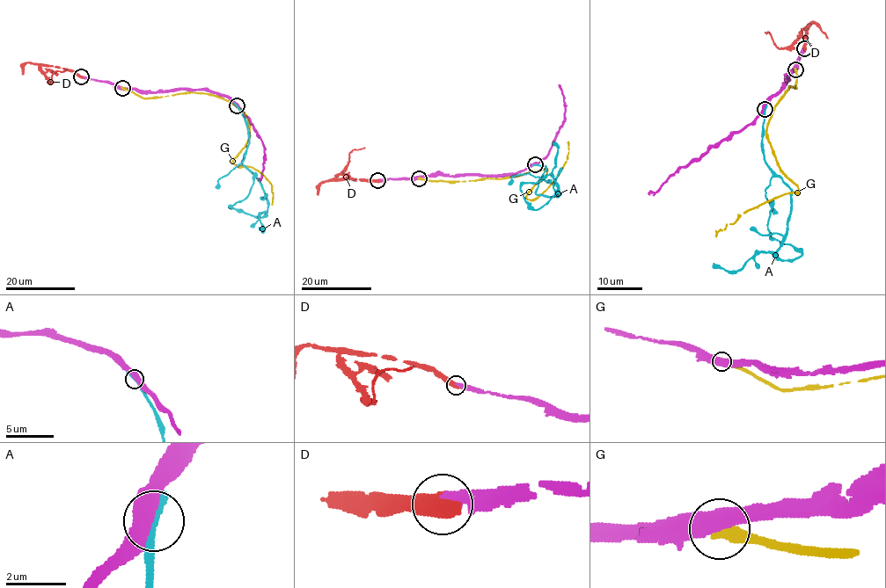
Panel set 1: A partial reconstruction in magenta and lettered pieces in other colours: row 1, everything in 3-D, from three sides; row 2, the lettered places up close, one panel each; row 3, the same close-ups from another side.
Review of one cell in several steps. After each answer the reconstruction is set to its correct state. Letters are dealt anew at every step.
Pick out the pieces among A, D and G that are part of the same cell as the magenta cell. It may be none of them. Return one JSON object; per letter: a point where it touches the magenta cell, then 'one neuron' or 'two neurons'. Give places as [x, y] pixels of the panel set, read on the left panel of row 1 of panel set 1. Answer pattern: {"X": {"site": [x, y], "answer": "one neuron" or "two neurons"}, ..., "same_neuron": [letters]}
{"A": {"site": [237, 105], "answer": "two neurons"}, "D": {"site": [81, 76], "answer": "one neuron"}, "G": {"site": [122, 88], "answer": "two neurons"}, "same_neuron": ["D"]}

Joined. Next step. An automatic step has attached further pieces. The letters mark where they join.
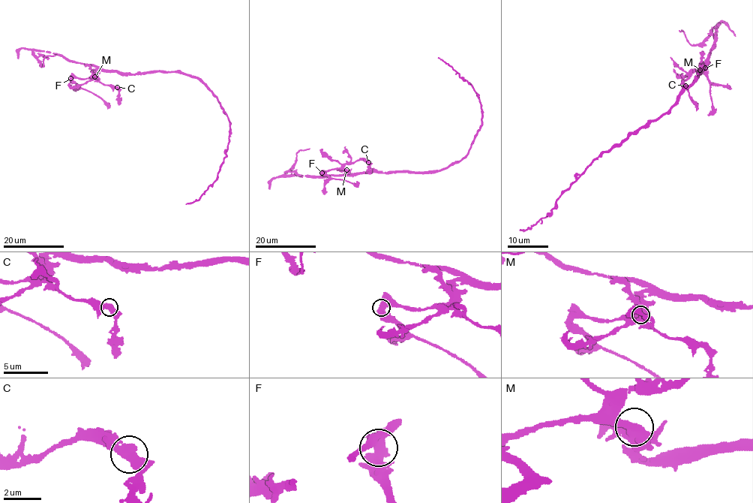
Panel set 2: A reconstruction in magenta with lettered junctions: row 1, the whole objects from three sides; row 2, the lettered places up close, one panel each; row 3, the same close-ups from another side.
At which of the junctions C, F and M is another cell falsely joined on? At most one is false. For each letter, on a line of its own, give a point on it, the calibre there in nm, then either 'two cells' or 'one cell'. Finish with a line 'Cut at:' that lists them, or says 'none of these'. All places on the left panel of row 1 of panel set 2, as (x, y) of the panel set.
C: at (117, 87); 480 nm thick; one cell
F: at (70, 78); 550 nm thick; one cell
M: at (94, 76); 550 nm thick; one cell
Cut at: none of these

